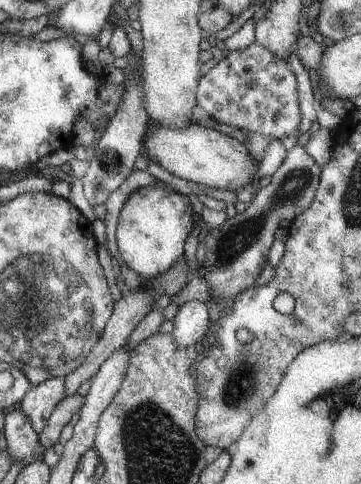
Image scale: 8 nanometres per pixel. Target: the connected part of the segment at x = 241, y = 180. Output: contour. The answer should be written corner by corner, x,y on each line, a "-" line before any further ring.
150,120
145,133
145,149
149,159
157,162
184,180
191,180
210,188
222,188
236,192
239,188
253,182
260,163
253,160
247,146
216,129
211,129
192,122
181,129
167,127
158,121

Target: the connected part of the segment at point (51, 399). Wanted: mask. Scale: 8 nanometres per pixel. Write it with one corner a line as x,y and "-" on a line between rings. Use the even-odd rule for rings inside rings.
54,377
37,385
31,385
17,407
32,423
39,434
48,424
49,416
56,405
65,397
65,382
62,377

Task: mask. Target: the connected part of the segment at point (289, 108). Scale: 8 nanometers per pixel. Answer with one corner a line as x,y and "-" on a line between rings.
256,42
244,50
226,52
226,57
221,62
217,62
213,68
202,75
196,100
197,104
218,122
236,126
241,131
247,130
249,133
273,136
275,139
282,140
287,135
294,135
300,124
296,76
288,62

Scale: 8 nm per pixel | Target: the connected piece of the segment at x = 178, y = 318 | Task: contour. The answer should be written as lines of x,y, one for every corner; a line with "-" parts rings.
209,296
209,301
208,301
208,302
206,302
206,301
204,302
204,301
200,301
200,300
198,300
198,299
194,299
194,300
191,300
191,301
189,301
189,302
186,302
186,303
185,303
184,305
182,305
182,306
179,306
179,311
177,312
177,314
176,314
174,320
173,320
173,321
174,321
174,324
175,324
175,329
171,332
171,333
173,334
173,337
175,338
176,344
177,344
179,347
187,347
187,346
193,345
194,343
197,343
197,342
204,336
204,334
206,334
206,332
209,330
211,322
210,322
210,317
208,317
208,303
209,303
210,301
213,301
213,300
210,300
210,296

